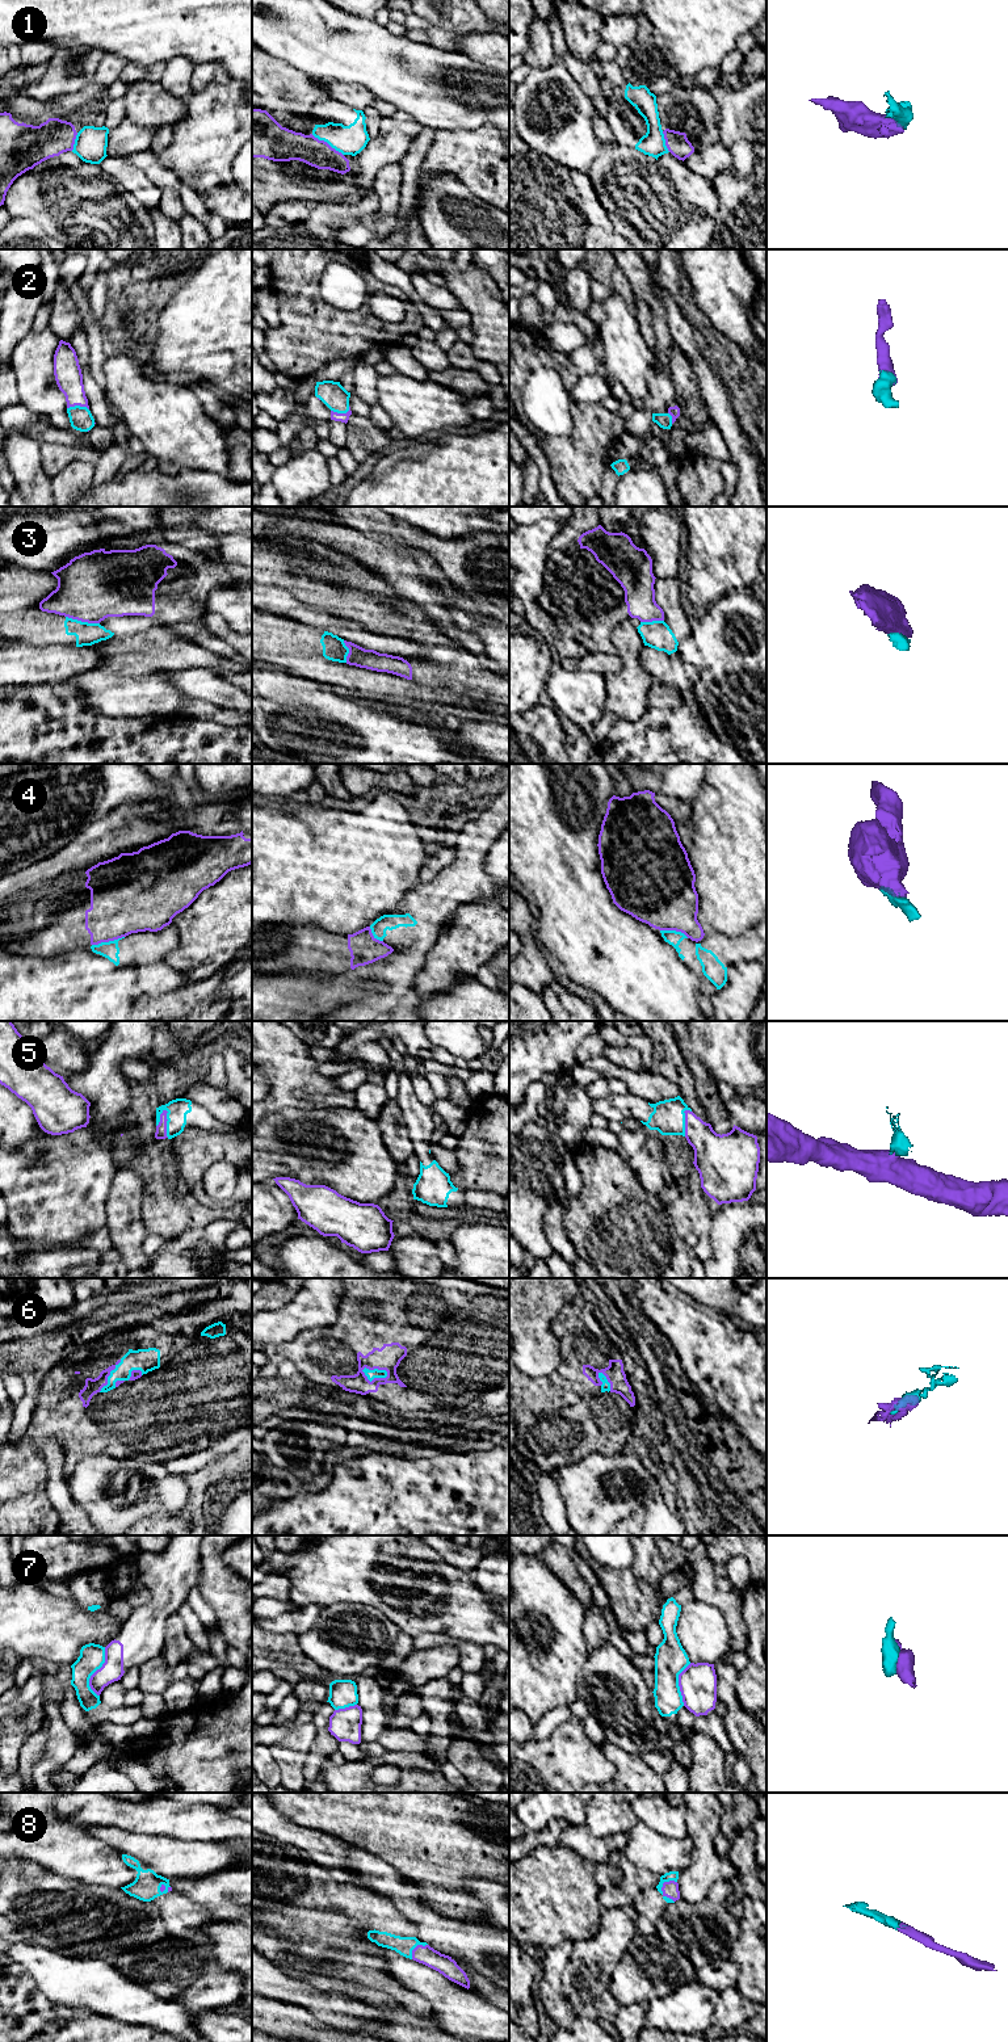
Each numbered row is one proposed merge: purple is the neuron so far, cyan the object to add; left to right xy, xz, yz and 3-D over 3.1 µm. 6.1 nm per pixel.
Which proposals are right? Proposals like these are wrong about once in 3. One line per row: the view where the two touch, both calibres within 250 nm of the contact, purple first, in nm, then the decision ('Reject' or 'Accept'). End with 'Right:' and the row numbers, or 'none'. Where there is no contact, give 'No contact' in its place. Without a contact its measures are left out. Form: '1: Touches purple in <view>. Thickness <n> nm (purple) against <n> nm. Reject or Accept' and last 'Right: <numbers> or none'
1: Touches purple in xz. Thickness 200 nm (purple) against 180 nm. Reject
2: Touches purple in xy. Thickness 170 nm (purple) against 140 nm. Accept
3: Touches purple in xy. Thickness 420 nm (purple) against 140 nm. Reject
4: Touches purple in xy. Thickness 380 nm (purple) against 110 nm. Reject
5: Touches purple in xy. Thickness 70 nm (purple) against 130 nm. Accept
6: Touches purple in xz. Thickness 150 nm (purple) against 60 nm. Accept
7: Touches purple in xy. Thickness 140 nm (purple) against 160 nm. Reject
8: Touches purple in yz. Thickness 100 nm (purple) against 60 nm. Accept
Right: 2, 5, 6, 8

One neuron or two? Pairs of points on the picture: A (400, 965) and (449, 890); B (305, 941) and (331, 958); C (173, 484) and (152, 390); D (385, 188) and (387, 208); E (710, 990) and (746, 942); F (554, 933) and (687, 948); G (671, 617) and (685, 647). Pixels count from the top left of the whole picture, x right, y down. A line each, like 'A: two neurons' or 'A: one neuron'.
A: one neuron
B: one neuron
C: two neurons
D: one neuron
E: one neuron
F: two neurons
G: two neurons

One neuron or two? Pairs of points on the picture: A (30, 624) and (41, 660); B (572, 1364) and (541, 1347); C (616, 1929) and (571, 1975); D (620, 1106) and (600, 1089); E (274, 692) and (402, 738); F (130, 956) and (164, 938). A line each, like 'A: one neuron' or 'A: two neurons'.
A: two neurons
B: two neurons
C: one neuron
D: two neurons
E: one neuron
F: one neuron

